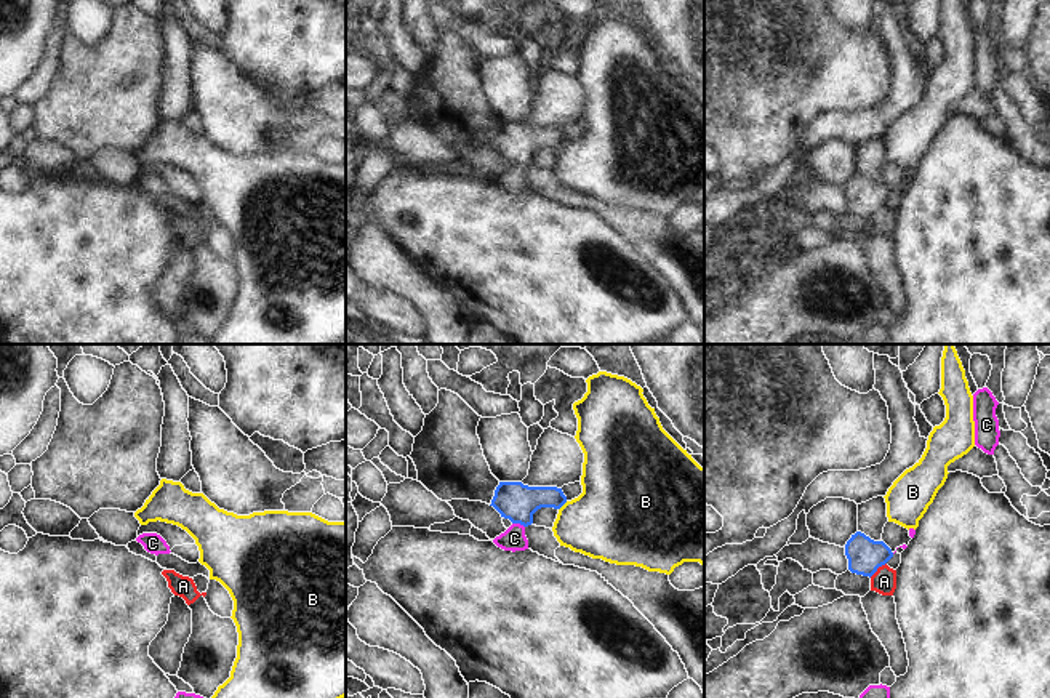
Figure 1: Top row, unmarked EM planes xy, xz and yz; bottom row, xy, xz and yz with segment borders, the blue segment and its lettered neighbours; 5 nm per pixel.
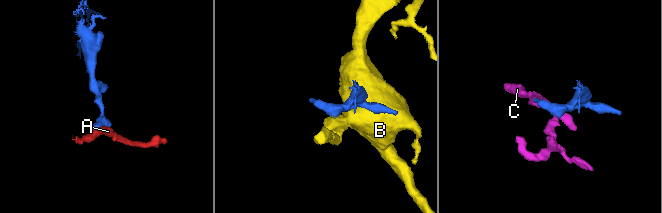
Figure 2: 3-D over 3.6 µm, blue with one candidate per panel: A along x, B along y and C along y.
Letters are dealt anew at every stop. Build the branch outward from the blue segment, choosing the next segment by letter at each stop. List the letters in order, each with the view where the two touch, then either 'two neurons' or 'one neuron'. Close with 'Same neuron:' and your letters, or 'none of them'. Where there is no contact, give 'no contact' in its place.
A: contact in yz; two neurons
B: contact in xz; two neurons
C: contact in xz; one neuron
Same neuron: C

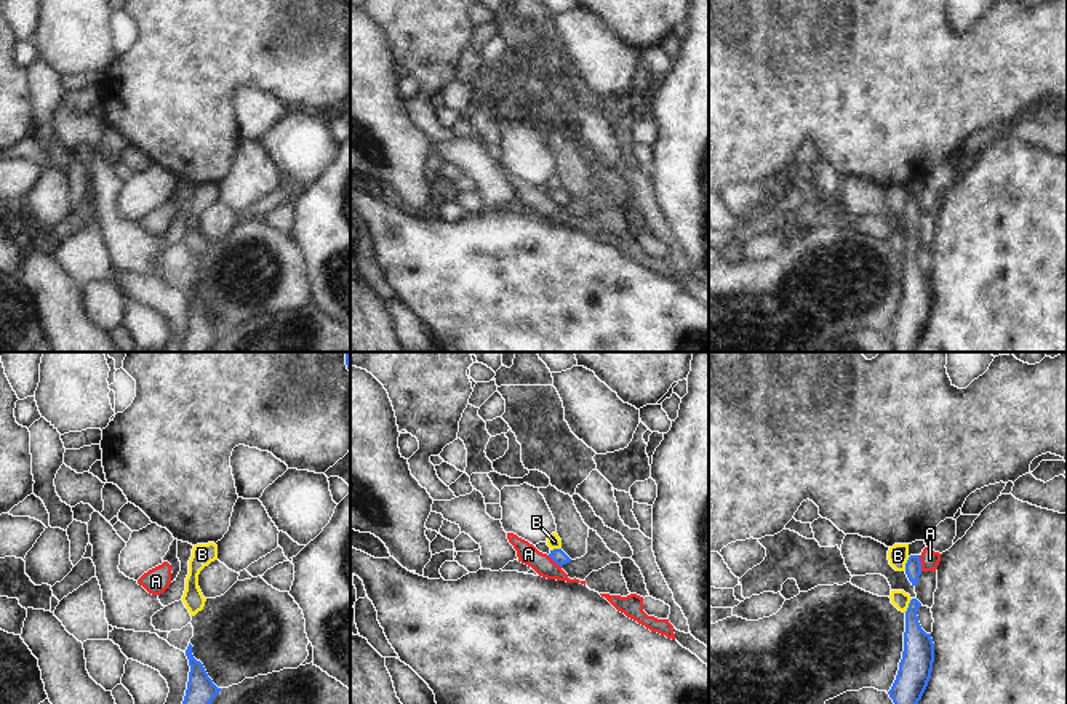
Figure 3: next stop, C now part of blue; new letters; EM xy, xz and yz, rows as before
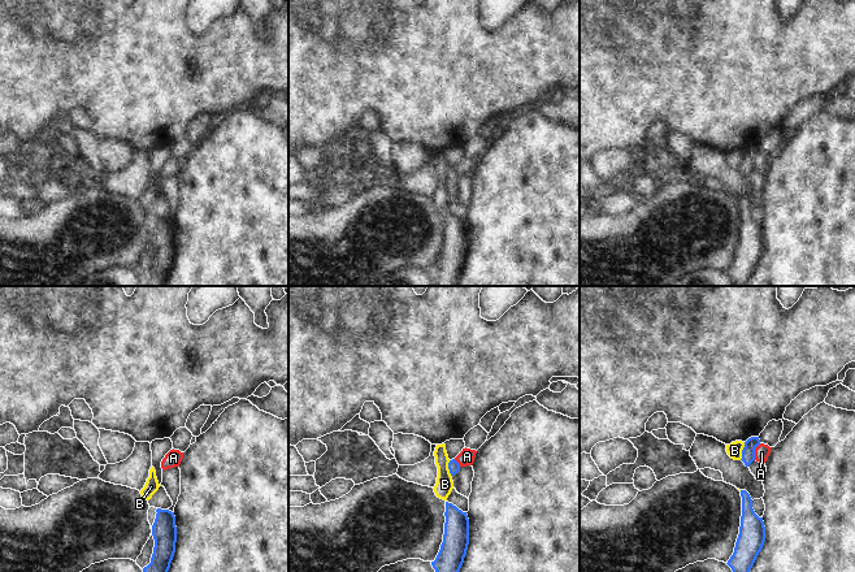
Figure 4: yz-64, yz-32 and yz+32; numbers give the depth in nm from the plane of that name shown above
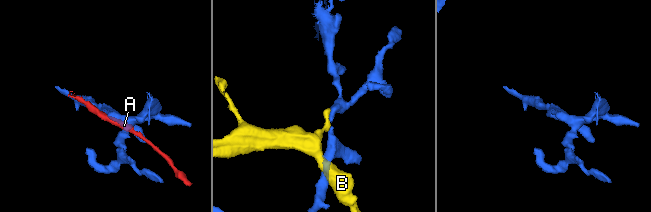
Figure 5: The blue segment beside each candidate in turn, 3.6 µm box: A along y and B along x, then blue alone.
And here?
A: contact in yz; two neurons
B: contact in yz; two neurons
Same neuron: none of them

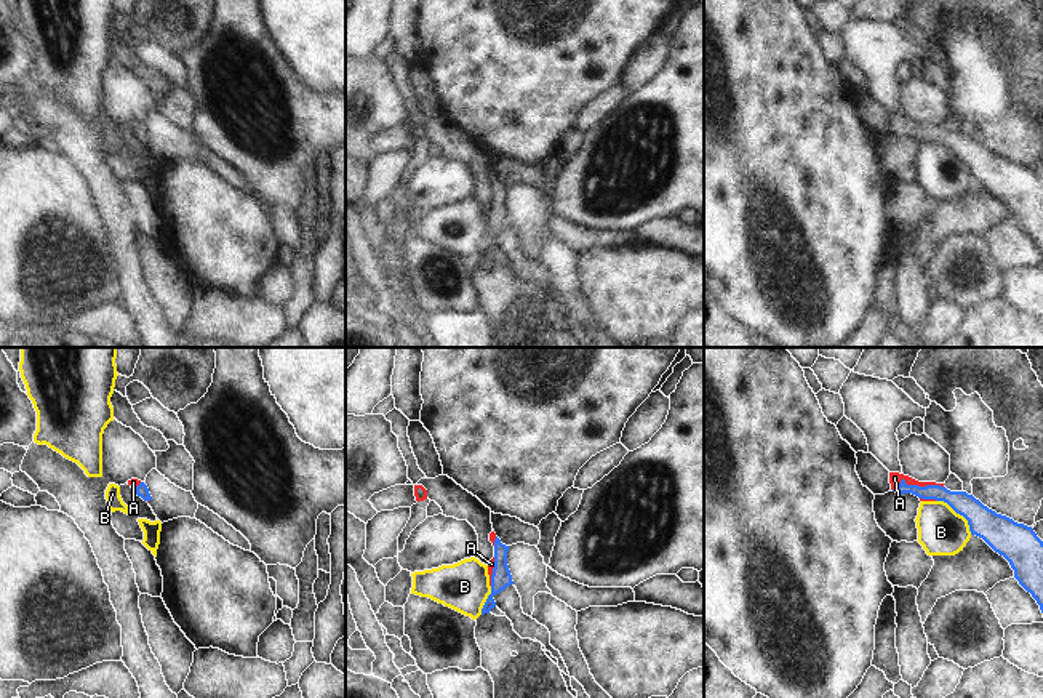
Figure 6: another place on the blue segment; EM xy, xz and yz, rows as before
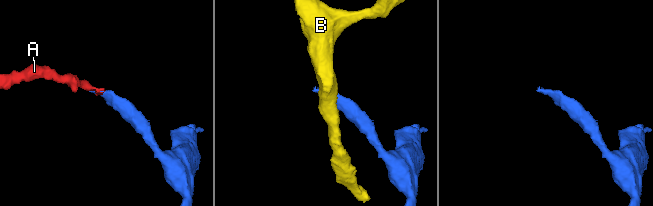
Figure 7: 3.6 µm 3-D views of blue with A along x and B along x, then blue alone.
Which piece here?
A: contact in yz; one neuron
B: contact in yz; two neurons
Same neuron: A

